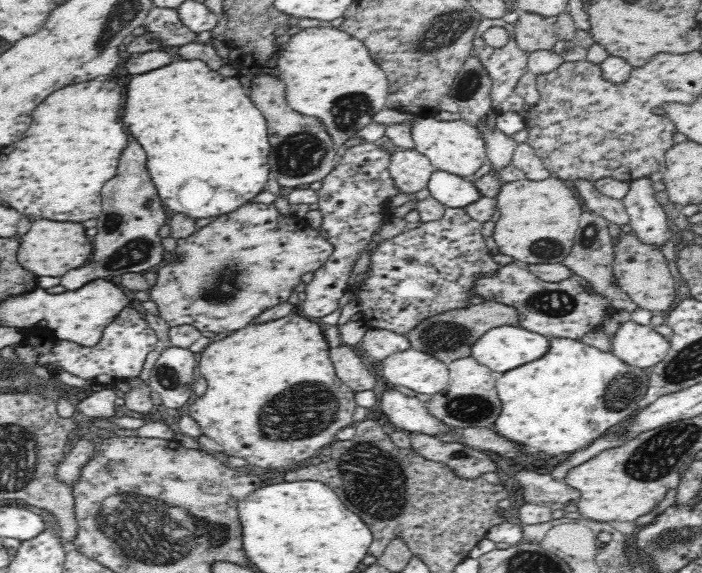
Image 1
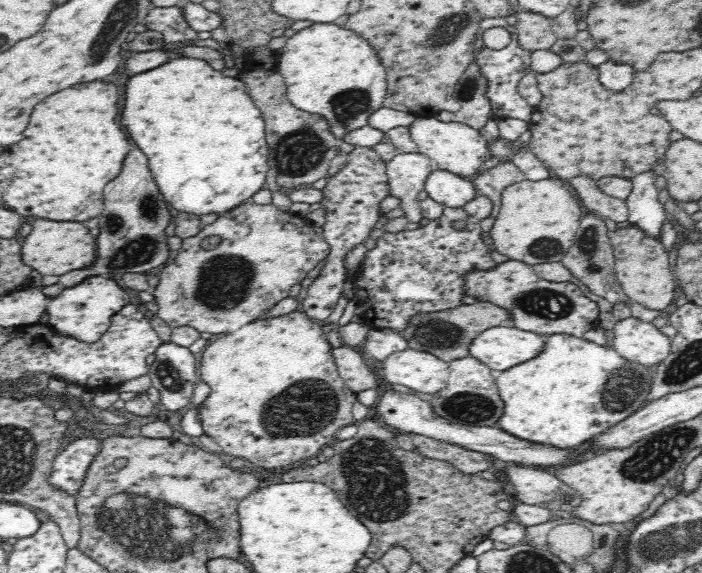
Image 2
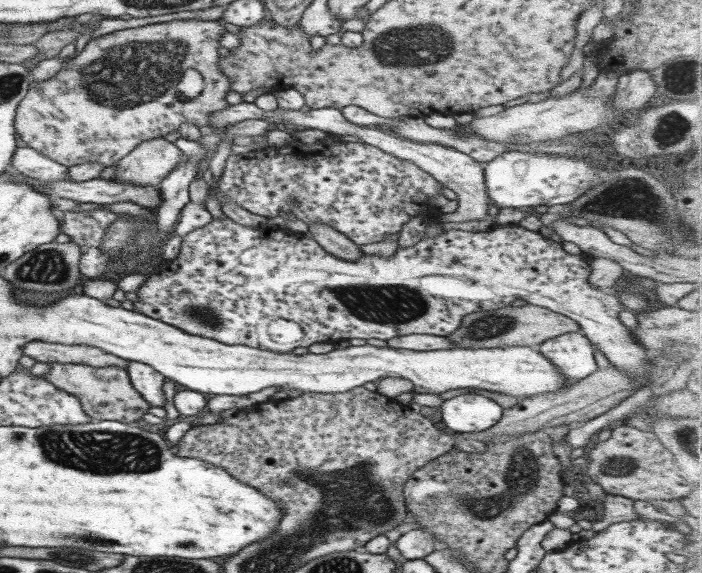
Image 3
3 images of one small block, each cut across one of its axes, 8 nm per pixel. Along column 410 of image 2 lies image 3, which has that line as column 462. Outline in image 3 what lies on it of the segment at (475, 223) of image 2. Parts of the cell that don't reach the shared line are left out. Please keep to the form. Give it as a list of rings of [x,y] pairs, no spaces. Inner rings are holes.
[[[226,217],[223,218],[223,220],[211,218],[209,224],[205,224],[202,228],[191,230],[182,238],[179,253],[177,253],[175,259],[163,260],[154,271],[150,271],[143,276],[143,278],[145,278],[145,283],[135,291],[139,300],[133,302],[133,308],[135,312],[147,315],[148,317],[160,320],[161,322],[166,322],[171,326],[175,326],[175,328],[179,328],[179,330],[183,330],[183,332],[187,334],[210,338],[221,344],[250,346],[254,349],[266,351],[272,350],[273,352],[283,354],[287,351],[291,351],[293,348],[297,348],[297,346],[307,348],[310,344],[315,344],[315,342],[331,342],[331,340],[348,340],[350,338],[363,338],[363,340],[367,340],[367,338],[378,338],[379,340],[386,341],[388,338],[406,334],[433,334],[437,336],[447,336],[459,326],[461,318],[469,313],[494,311],[498,308],[503,308],[503,306],[509,306],[514,300],[525,300],[527,304],[534,304],[535,306],[541,306],[541,308],[548,308],[549,310],[566,316],[573,322],[576,322],[582,330],[582,333],[587,337],[587,340],[603,353],[603,356],[607,358],[609,364],[618,368],[618,371],[623,371],[630,377],[637,379],[640,382],[640,388],[650,386],[651,382],[655,380],[653,376],[650,376],[651,372],[648,370],[650,367],[650,362],[648,362],[648,360],[651,358],[651,353],[644,350],[644,348],[634,340],[634,336],[630,334],[630,329],[621,324],[619,319],[617,319],[617,313],[623,309],[619,299],[617,297],[603,294],[601,290],[591,287],[591,285],[589,285],[589,273],[589,260],[583,253],[569,255],[567,252],[563,251],[560,242],[546,239],[542,234],[539,234],[538,231],[529,231],[518,225],[493,226],[489,230],[482,232],[450,229],[440,232],[433,238],[422,236],[419,241],[415,241],[415,244],[412,246],[407,246],[405,248],[397,247],[394,254],[389,257],[363,254],[359,255],[359,258],[356,258],[354,261],[346,261],[324,251],[312,238],[296,235],[283,229],[279,223],[269,224],[264,228],[261,226],[251,228],[251,226],[235,224],[235,222],[231,222],[231,220]],[[277,318],[295,322],[295,324],[301,328],[301,332],[303,332],[301,338],[305,338],[305,340],[277,342],[277,340],[273,340],[271,334],[267,336],[267,324],[271,324],[271,322],[277,320]]]

